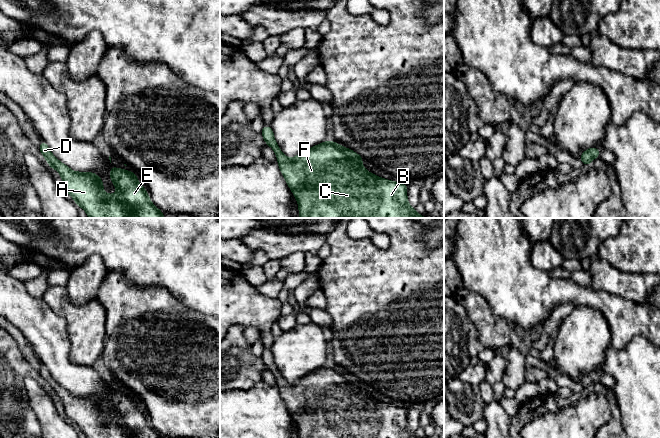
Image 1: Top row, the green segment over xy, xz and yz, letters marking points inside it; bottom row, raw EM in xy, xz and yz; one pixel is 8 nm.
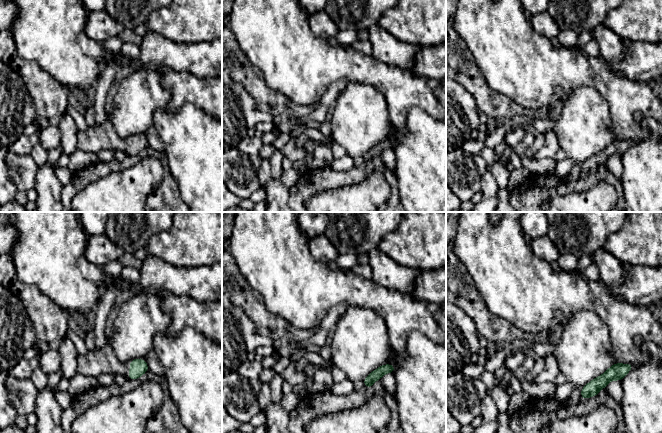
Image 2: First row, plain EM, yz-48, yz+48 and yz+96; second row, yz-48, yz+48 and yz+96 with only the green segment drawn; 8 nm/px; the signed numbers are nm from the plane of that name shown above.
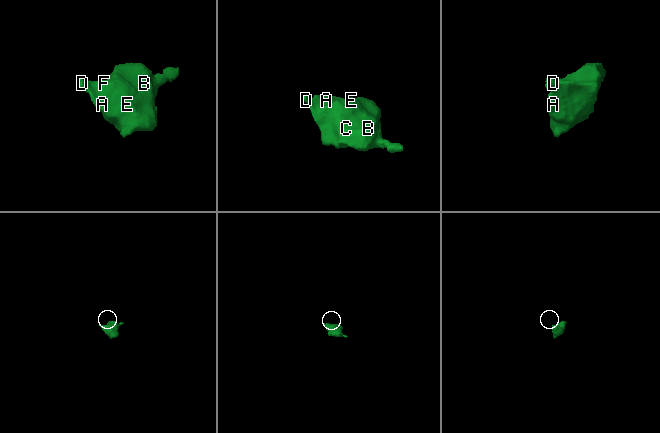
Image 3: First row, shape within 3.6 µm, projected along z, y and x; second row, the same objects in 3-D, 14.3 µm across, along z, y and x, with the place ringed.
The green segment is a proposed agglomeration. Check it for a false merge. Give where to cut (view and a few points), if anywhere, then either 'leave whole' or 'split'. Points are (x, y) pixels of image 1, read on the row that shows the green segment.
cut none; leave whole

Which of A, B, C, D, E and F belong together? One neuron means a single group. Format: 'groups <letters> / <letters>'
groups A B C D E F

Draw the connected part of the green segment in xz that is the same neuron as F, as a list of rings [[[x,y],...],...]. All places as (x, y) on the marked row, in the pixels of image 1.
[[[263,125],[261,135],[263,136],[265,143],[269,145],[275,152],[277,156],[277,162],[279,164],[279,168],[281,173],[283,174],[289,188],[293,192],[295,198],[298,201],[298,207],[299,207],[299,215],[300,218],[374,218],[377,216],[380,216],[381,218],[427,218],[424,216],[419,215],[415,208],[411,207],[407,202],[407,184],[402,184],[399,182],[391,181],[383,179],[382,177],[378,177],[373,175],[372,173],[368,172],[366,169],[362,166],[362,160],[363,157],[356,154],[353,150],[350,150],[348,148],[345,148],[331,140],[325,141],[321,144],[318,144],[314,146],[313,148],[310,148],[308,150],[305,150],[304,152],[298,154],[294,158],[290,159],[287,158],[275,142],[275,138],[273,135],[273,130],[271,126]]]

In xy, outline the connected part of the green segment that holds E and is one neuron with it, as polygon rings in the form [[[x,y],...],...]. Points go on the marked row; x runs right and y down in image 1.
[[[43,140],[39,150],[48,165],[60,173],[67,193],[90,218],[165,218],[163,212],[152,204],[133,170],[128,172],[111,165],[110,178],[119,192],[106,195],[103,181],[97,174],[73,172],[53,156]]]

